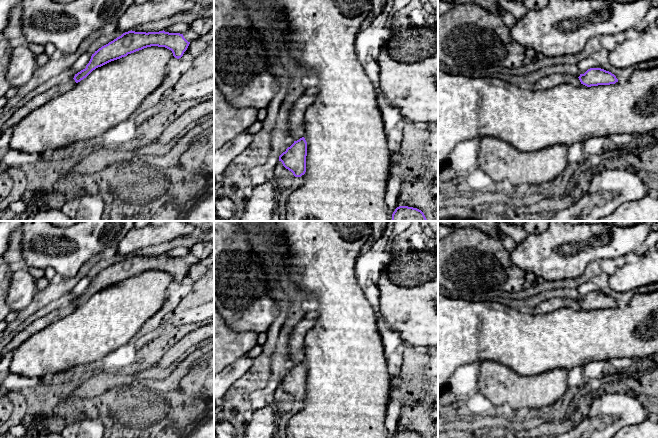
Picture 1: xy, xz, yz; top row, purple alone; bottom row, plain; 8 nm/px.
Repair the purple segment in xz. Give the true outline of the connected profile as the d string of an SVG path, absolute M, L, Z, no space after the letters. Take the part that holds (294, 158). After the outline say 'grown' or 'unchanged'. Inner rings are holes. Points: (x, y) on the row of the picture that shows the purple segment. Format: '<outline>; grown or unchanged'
M304 137L286 149L279 156L283 166L291 171L295 177L301 177L306 172L307 142Z; unchanged

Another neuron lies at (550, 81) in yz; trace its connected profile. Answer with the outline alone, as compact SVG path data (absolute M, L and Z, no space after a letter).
M552 74L541 78L535 87L543 90L553 88L560 84L572 84L574 86L579 86L581 82L576 76L568 74Z

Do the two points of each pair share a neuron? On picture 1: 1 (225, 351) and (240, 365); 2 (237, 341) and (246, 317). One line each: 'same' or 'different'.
1: different
2: different

